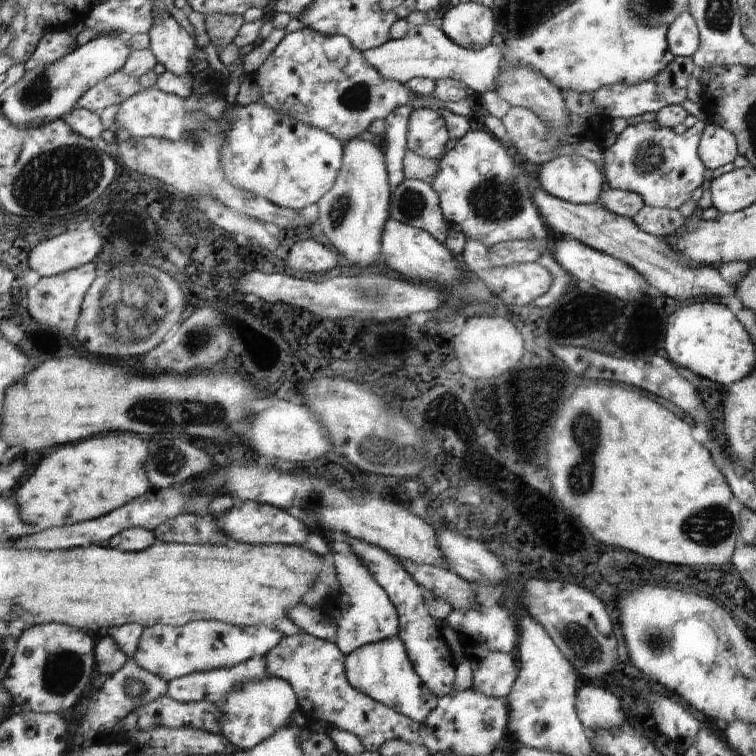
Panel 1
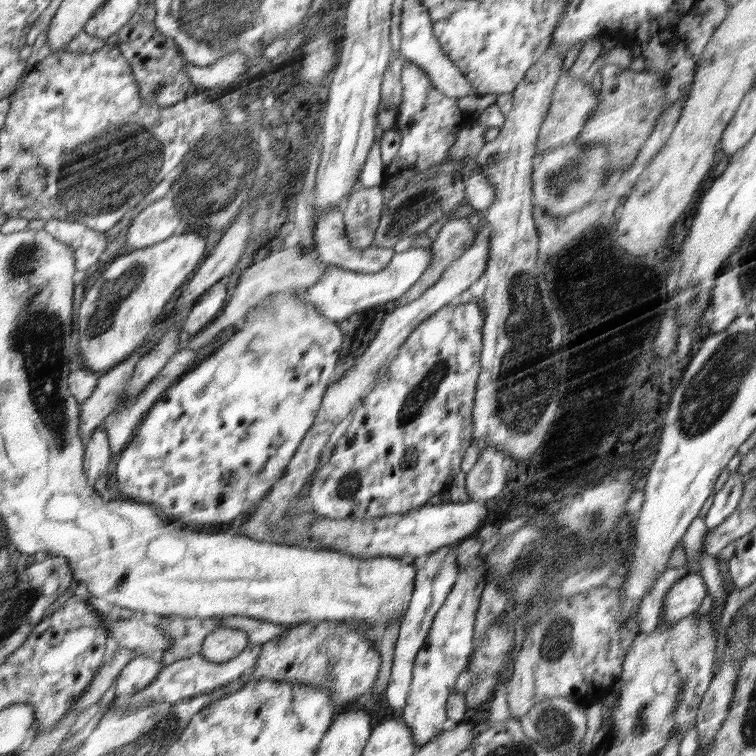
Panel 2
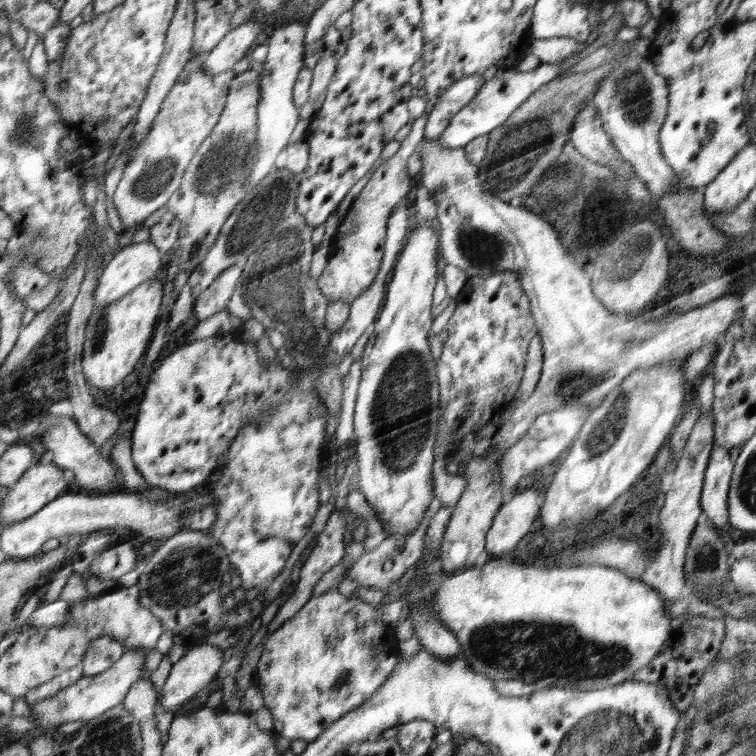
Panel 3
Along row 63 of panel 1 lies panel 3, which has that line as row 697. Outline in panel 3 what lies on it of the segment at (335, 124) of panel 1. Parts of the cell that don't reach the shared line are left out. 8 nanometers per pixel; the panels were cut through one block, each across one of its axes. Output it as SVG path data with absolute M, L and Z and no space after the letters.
M337 590L312 597L296 617L280 626L262 646L258 662L258 688L264 706L273 718L273 732L292 741L315 741L340 717L360 708L368 698L379 692L380 686L396 670L396 656L384 644L384 638L372 630L372 622L384 622L378 610L358 597L348 598Z

